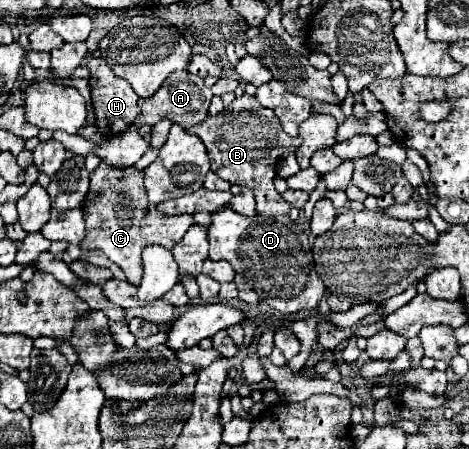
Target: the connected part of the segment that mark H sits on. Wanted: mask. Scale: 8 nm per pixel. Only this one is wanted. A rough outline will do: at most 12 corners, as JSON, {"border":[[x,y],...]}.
{"border":[[87,56],[95,126],[119,136],[135,124],[137,100],[127,80],[99,56]]}

